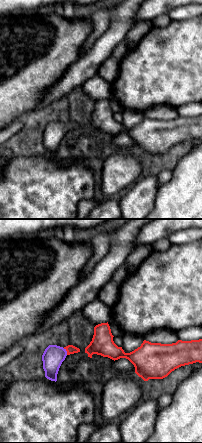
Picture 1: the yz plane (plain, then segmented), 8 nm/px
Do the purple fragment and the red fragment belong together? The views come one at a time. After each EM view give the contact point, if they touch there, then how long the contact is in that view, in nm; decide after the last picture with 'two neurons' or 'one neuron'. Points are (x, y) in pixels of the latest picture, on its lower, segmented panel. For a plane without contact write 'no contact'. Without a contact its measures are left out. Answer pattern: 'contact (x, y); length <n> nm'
contact (66, 351); length 70 nm

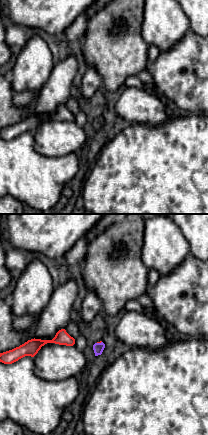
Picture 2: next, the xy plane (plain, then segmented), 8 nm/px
contact (99, 343); length 40 nm

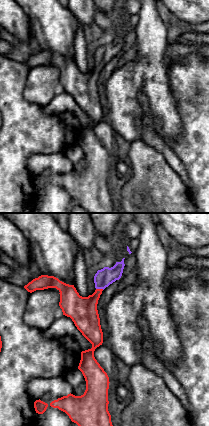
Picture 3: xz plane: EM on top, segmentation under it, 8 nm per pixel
contact (100, 288); length 60 nm

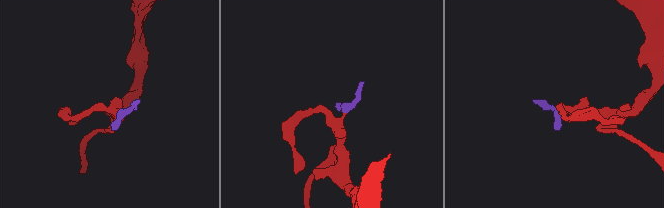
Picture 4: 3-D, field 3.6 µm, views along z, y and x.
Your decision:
one neuron

